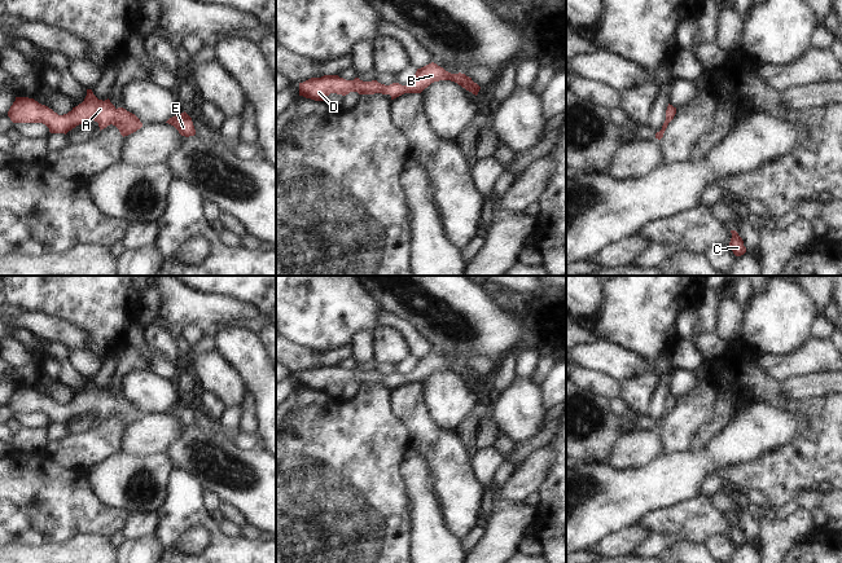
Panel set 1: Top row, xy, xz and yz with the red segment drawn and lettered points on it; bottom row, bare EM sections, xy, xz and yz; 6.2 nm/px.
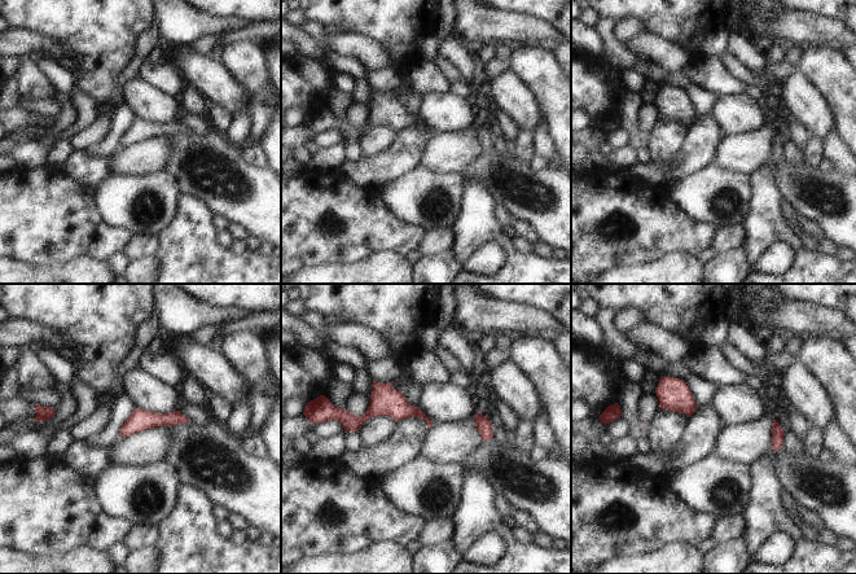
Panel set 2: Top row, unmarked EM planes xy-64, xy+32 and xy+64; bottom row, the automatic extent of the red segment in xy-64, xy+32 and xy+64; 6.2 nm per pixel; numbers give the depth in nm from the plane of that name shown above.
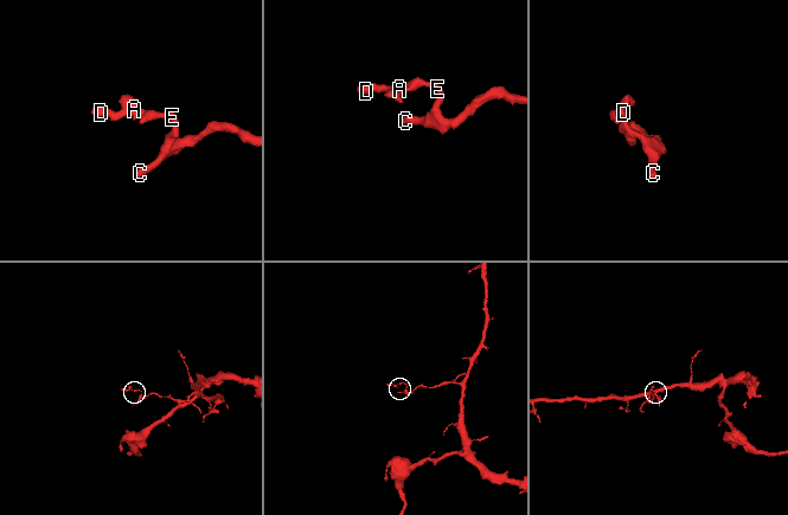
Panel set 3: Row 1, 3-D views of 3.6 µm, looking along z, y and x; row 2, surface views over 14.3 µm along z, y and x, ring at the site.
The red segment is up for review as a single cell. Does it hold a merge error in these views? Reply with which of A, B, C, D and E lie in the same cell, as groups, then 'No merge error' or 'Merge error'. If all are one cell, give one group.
Groups: A B C D E. No merge error.

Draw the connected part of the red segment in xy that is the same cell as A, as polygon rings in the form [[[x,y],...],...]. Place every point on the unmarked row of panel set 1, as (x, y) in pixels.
[[[87,379],[87,386],[82,393],[73,397],[71,401],[58,405],[45,395],[34,388],[16,387],[16,391],[8,401],[13,413],[43,413],[51,423],[67,423],[79,414],[95,410],[100,421],[108,415],[115,415],[120,425],[128,426],[142,417],[140,409],[123,397],[115,397],[110,390],[98,390],[92,379]]]

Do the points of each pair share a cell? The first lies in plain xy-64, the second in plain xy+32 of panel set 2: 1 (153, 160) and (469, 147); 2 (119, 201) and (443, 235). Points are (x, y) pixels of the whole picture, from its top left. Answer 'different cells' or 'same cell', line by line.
1: same cell
2: different cells

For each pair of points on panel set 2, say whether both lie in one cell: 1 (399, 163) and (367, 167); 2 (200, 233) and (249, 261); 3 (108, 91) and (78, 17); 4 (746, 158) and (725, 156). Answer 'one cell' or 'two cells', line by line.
1: one cell
2: one cell
3: one cell
4: one cell

